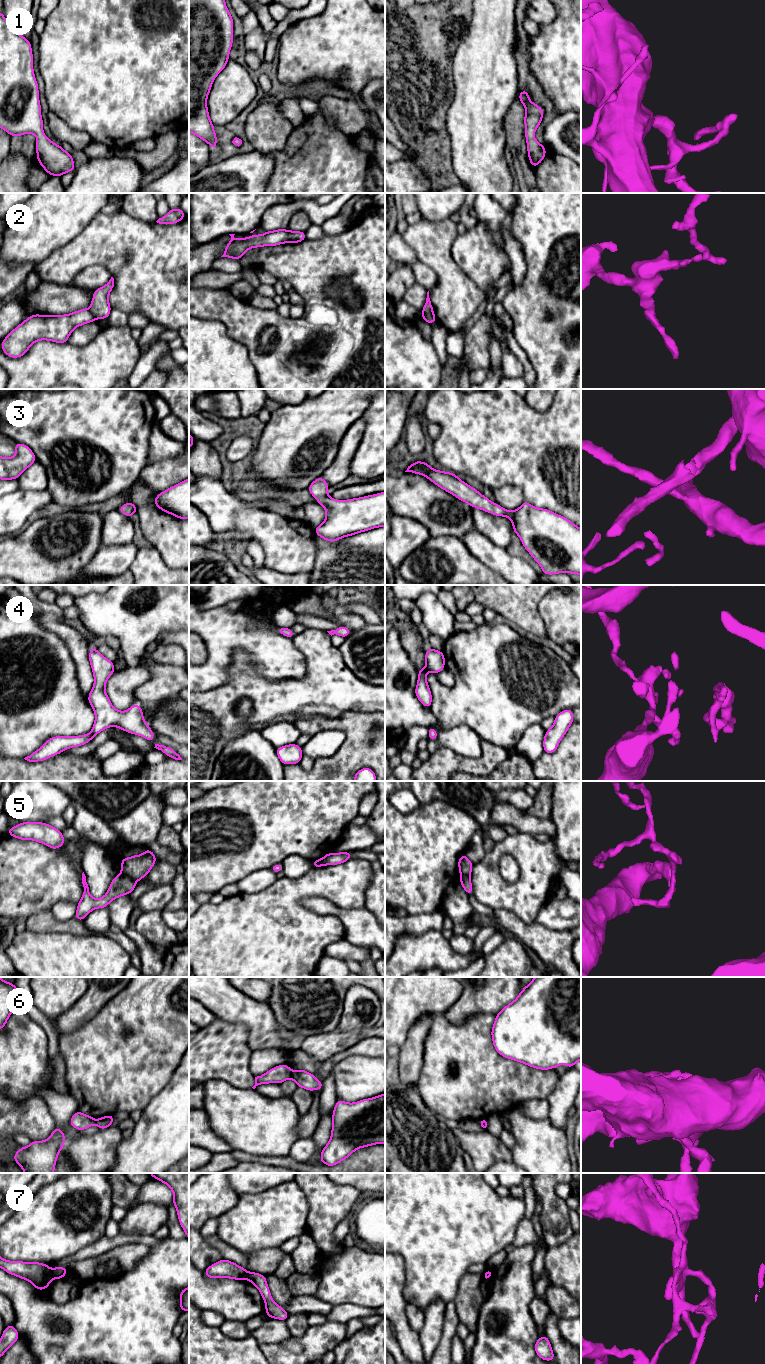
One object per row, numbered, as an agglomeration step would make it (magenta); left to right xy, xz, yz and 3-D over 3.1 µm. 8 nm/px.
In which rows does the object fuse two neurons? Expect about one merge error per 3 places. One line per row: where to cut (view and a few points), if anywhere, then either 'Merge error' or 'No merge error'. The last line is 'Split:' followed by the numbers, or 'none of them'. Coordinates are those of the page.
1: No split. No merge error
2: Split along yz (433, 312), (422, 314). Merge error
3: No split. No merge error
4: No split. No merge error
5: Split along xy (122, 872), (134, 881). Merge error
6: Split along xz (291, 1071), (292, 1077). Merge error
7: Split along xy (50, 1271), (53, 1277). Merge error
Split: 2, 5, 6, 7

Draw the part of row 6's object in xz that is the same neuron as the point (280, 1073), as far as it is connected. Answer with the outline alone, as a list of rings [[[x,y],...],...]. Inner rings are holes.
[[[287,1064],[278,1065],[265,1074],[255,1077],[255,1085],[252,1088],[255,1089],[258,1085],[268,1083],[281,1084],[289,1078],[292,1078],[291,1068]]]

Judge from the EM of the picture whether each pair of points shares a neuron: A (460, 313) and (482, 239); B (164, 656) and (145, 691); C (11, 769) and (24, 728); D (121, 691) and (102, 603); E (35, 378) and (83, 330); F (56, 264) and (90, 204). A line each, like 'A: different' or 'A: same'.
A: different
B: different
C: different
D: different
E: different
F: different

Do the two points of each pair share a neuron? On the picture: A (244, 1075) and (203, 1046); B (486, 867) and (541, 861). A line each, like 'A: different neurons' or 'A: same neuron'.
A: same neuron
B: same neuron

